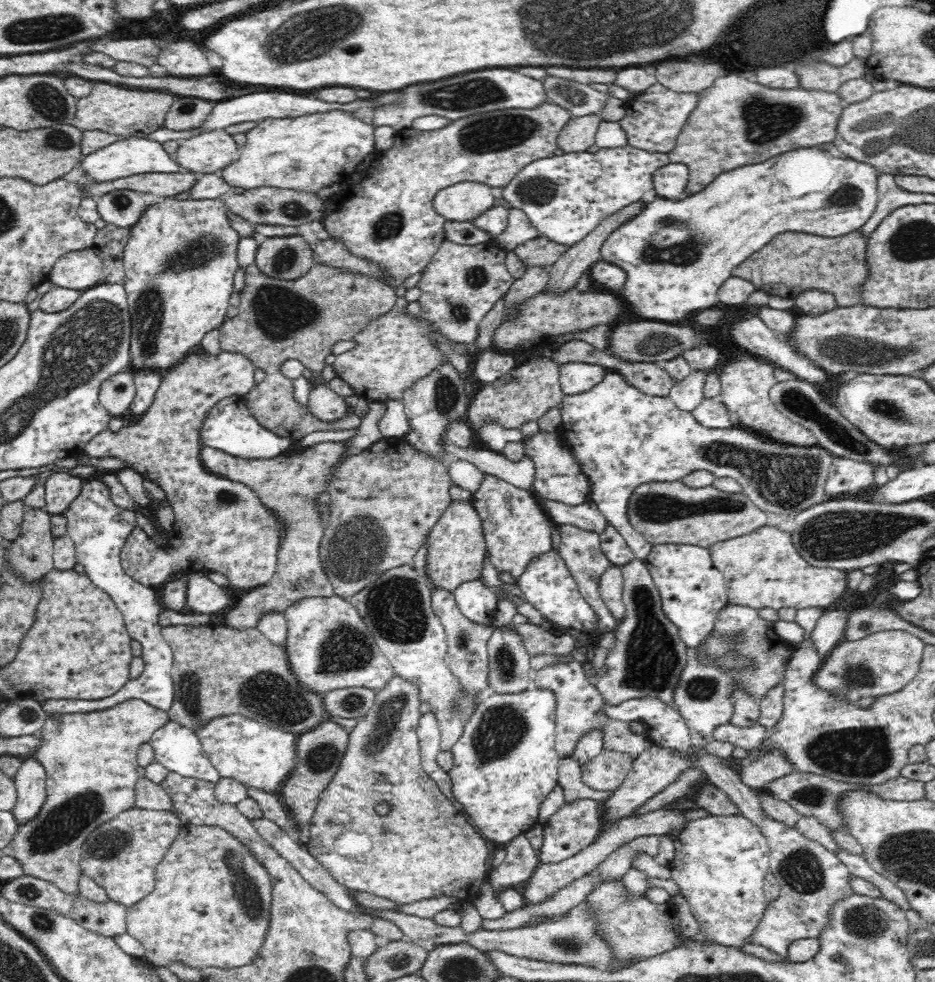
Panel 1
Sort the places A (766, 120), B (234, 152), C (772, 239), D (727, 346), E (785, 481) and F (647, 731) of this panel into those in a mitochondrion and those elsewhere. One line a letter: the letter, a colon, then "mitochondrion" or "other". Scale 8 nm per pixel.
A: mitochondrion
B: other
C: other
D: other
E: mitochondrion
F: other

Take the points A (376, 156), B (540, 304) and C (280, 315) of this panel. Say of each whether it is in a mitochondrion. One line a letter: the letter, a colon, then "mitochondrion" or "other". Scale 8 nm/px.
A: other
B: other
C: mitochondrion

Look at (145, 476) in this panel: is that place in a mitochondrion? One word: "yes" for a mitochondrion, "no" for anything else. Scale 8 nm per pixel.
no

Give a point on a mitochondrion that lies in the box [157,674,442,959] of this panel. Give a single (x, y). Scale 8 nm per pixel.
(246, 889)

